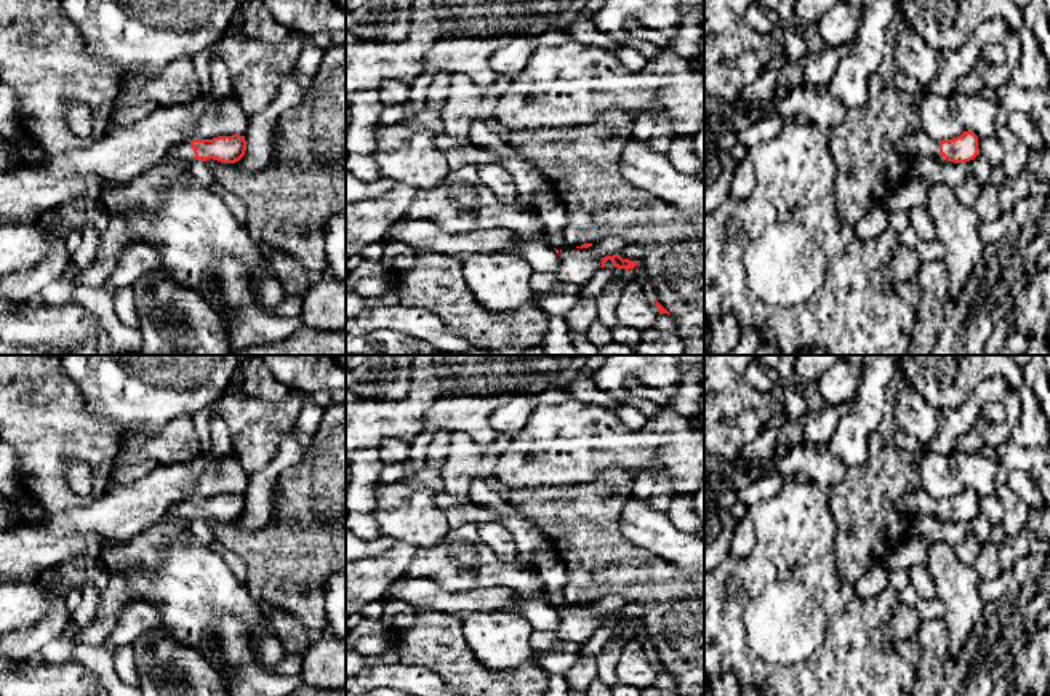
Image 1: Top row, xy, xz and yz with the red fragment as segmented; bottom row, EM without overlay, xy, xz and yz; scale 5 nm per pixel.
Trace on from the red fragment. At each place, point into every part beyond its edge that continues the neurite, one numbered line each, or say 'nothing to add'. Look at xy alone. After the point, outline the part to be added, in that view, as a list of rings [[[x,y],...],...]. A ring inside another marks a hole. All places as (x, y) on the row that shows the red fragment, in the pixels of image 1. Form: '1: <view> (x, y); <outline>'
1: xy (184, 151); [[[190,141],[182,142],[182,144],[178,144],[178,146],[173,146],[173,147],[168,150],[168,155],[170,155],[171,158],[178,158],[178,160],[182,160],[182,162],[186,162],[186,163],[195,160],[195,154],[194,154],[194,149],[192,149],[192,146],[190,146]]]

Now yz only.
1: yz (916, 143); [[[912,131],[904,134],[904,138],[898,142],[896,149],[909,157],[919,155],[938,155],[940,154],[940,142],[930,139],[922,131]]]

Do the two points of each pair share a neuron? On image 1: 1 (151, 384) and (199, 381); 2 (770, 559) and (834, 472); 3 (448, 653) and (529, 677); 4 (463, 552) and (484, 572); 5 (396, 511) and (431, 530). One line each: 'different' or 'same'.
1: same
2: different
3: same
4: same
5: same

